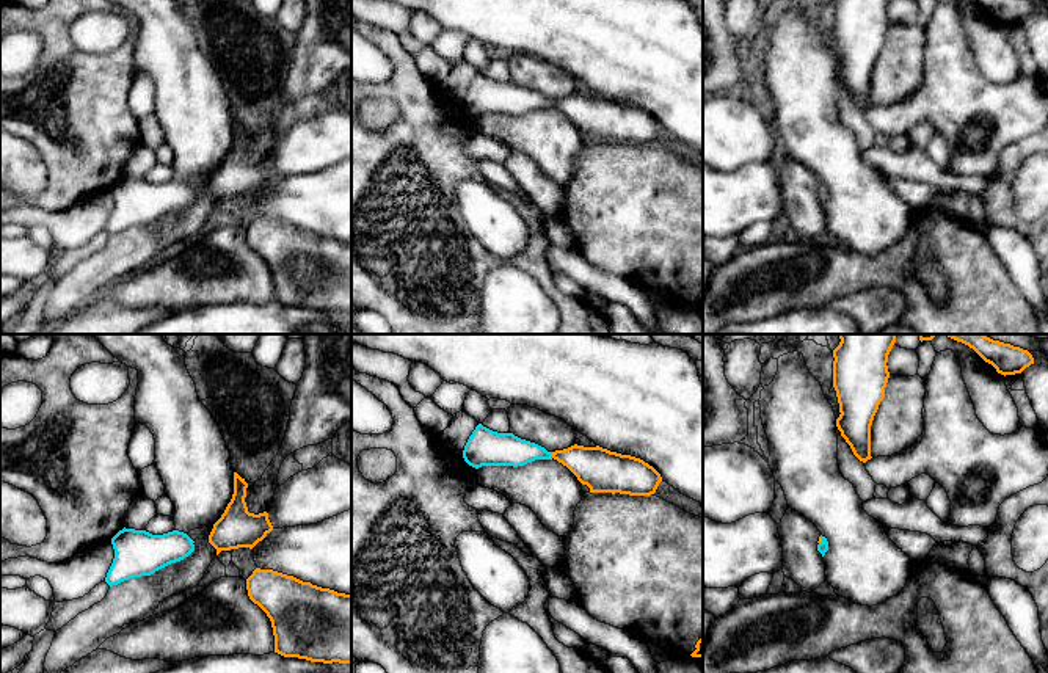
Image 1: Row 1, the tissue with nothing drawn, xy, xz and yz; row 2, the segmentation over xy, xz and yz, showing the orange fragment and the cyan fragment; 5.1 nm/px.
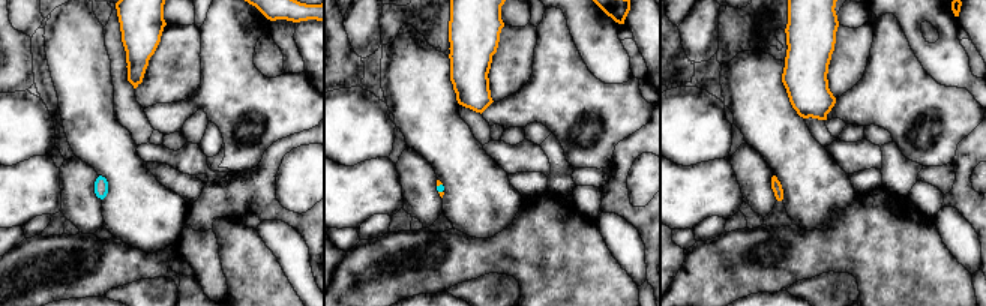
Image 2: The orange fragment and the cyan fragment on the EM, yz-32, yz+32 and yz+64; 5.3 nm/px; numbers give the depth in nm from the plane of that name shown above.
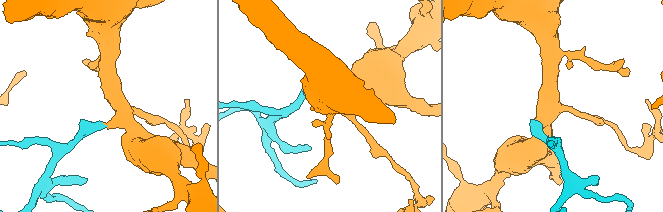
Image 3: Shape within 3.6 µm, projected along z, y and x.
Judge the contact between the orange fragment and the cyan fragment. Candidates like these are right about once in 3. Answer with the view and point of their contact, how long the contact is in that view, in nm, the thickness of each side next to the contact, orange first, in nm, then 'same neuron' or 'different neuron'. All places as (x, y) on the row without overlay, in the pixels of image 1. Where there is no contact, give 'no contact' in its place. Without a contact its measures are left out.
meets orange in xz at (553, 104); contact 30 nm long; 220 nm thick on the orange side, 170 nm on the other; same neuron

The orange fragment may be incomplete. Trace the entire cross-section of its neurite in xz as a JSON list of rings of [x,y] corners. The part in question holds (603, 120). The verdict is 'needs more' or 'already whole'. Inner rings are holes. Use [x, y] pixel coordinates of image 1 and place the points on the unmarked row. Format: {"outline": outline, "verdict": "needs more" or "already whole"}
{"outline": [[[482,72],[469,85],[464,110],[479,118],[482,115],[524,115],[535,108],[557,108],[566,115],[590,141],[620,141],[629,144],[651,144],[662,130],[660,122],[640,107],[610,100],[599,94],[571,94],[548,100],[544,96],[521,88],[513,82],[497,82]]], "verdict": "needs more"}

